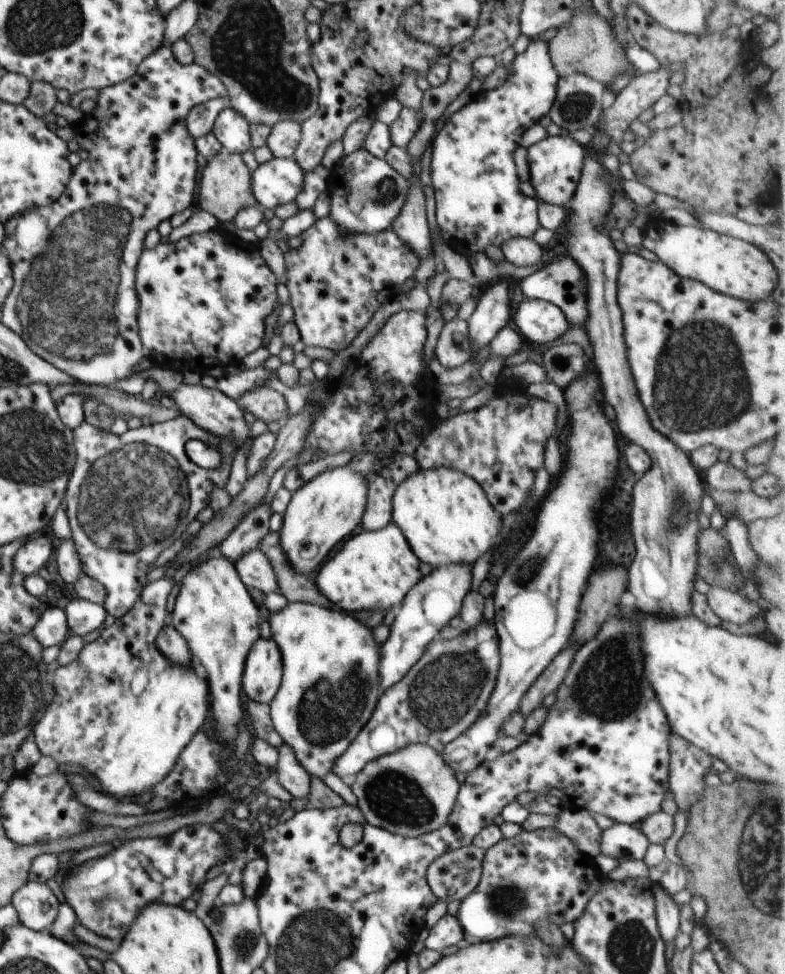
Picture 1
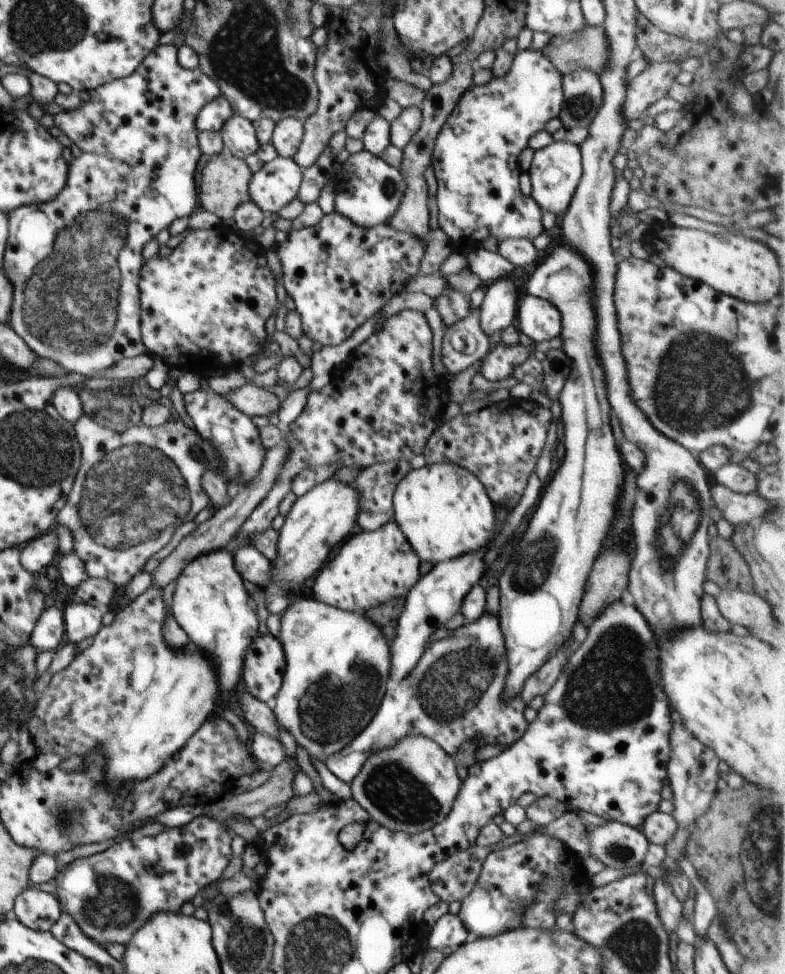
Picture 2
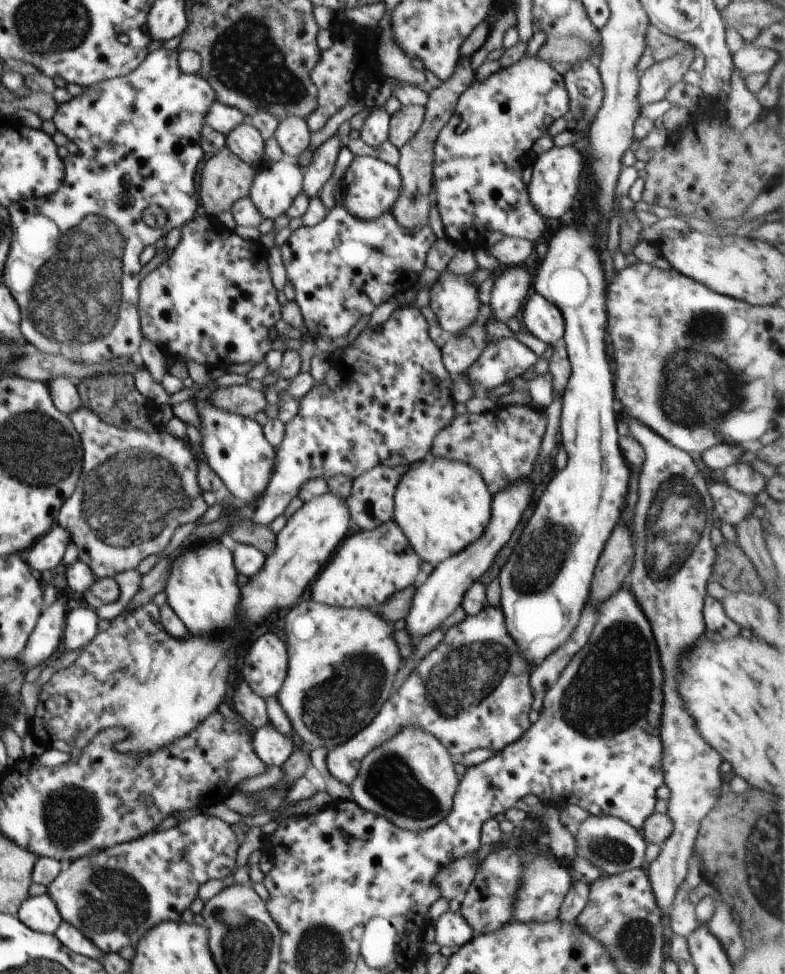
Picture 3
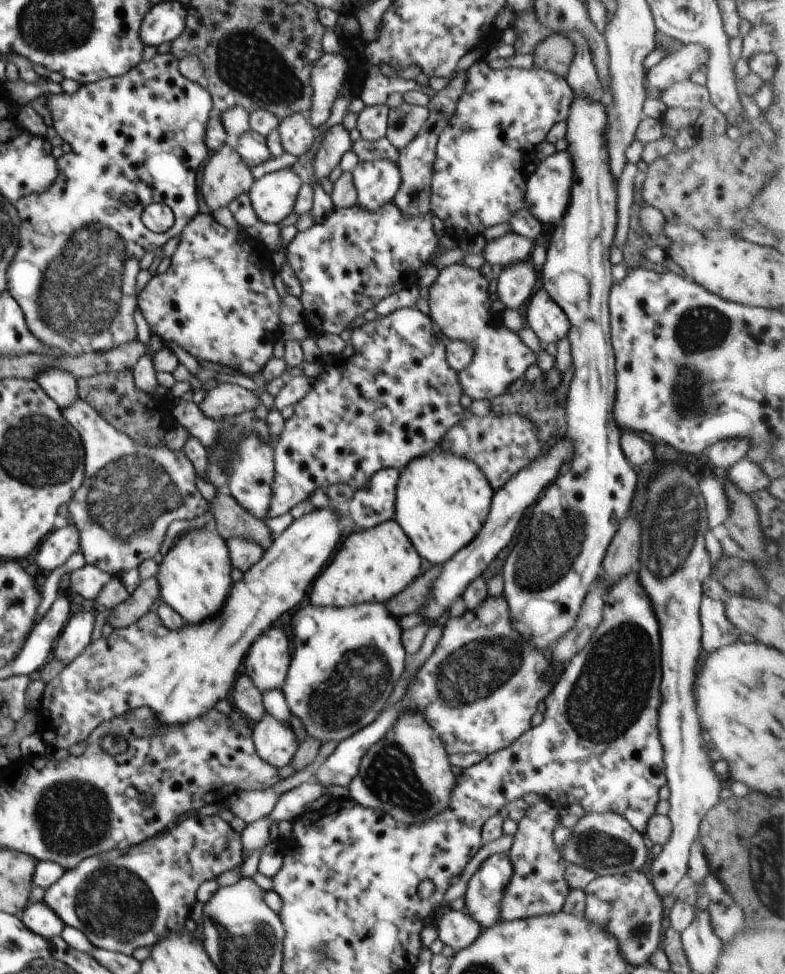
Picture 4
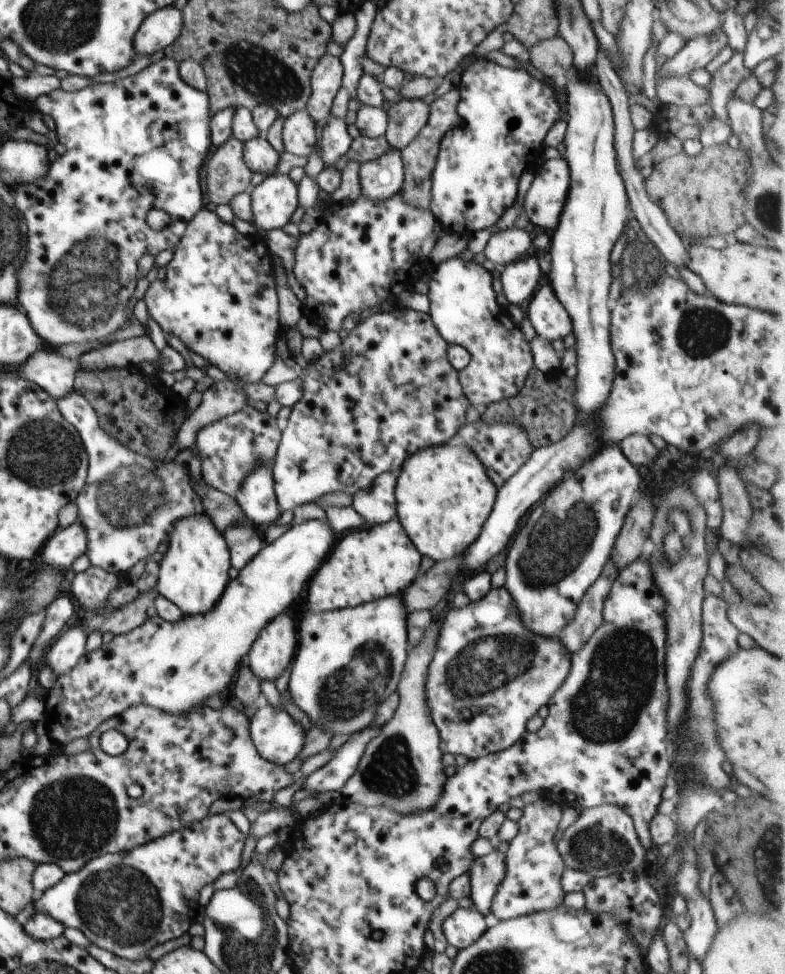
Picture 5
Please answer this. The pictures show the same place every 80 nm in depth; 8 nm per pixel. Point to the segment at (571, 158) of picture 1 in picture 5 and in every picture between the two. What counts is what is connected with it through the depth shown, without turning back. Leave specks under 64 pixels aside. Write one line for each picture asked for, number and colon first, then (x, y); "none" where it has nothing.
2: (555, 171)
3: (554, 186)
4: (548, 191)
5: (544, 200)

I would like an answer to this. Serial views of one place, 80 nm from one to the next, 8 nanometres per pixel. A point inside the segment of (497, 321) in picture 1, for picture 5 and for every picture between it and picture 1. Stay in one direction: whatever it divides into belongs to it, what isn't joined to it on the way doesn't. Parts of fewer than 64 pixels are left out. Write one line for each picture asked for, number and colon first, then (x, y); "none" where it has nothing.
2: (499, 309)
3: (511, 287)
4: (515, 285)
5: (518, 281)

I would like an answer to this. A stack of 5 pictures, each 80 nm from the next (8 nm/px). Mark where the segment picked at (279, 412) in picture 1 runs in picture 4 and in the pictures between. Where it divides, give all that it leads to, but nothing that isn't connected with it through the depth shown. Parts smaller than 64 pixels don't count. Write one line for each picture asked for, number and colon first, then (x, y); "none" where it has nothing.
2: (251, 400)
3: (241, 399)
4: (226, 399)

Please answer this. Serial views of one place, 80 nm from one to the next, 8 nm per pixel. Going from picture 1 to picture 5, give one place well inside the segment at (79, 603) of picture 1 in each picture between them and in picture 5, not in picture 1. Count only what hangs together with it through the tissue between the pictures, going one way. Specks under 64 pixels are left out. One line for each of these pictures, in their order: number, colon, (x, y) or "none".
2: (82, 621)
3: (81, 627)
4: (76, 636)
5: (62, 656)

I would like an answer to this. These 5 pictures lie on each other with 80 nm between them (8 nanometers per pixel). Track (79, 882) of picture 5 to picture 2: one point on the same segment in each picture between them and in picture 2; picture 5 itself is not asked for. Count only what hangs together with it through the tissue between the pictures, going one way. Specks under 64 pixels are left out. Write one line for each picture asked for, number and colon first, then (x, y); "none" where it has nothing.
2: (164, 872)
3: (153, 879)
4: (127, 899)

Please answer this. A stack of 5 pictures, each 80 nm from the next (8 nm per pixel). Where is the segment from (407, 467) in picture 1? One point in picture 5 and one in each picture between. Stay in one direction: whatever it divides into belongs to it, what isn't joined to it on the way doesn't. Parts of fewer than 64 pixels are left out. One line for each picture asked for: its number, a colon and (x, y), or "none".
2: (375, 484)
3: (371, 502)
4: (372, 505)
5: (377, 504)

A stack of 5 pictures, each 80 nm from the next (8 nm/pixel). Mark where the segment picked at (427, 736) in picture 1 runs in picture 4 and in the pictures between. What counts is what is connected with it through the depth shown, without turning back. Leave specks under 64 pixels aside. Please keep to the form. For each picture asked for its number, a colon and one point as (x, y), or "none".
2: (454, 695)
3: (472, 691)
4: (477, 704)

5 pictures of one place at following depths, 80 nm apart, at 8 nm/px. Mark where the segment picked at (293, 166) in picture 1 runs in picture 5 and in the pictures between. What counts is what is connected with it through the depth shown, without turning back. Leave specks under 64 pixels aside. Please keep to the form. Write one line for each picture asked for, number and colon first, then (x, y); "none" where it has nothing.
2: (277, 183)
3: (276, 184)
4: (272, 196)
5: (273, 202)

